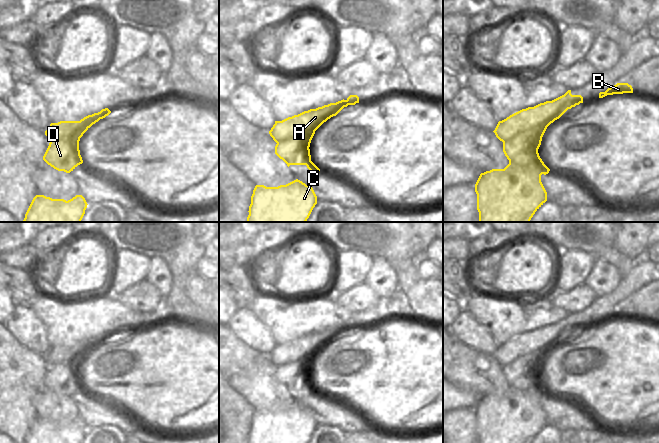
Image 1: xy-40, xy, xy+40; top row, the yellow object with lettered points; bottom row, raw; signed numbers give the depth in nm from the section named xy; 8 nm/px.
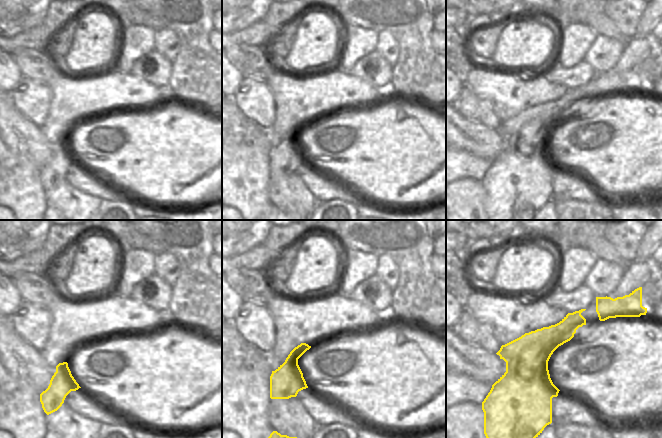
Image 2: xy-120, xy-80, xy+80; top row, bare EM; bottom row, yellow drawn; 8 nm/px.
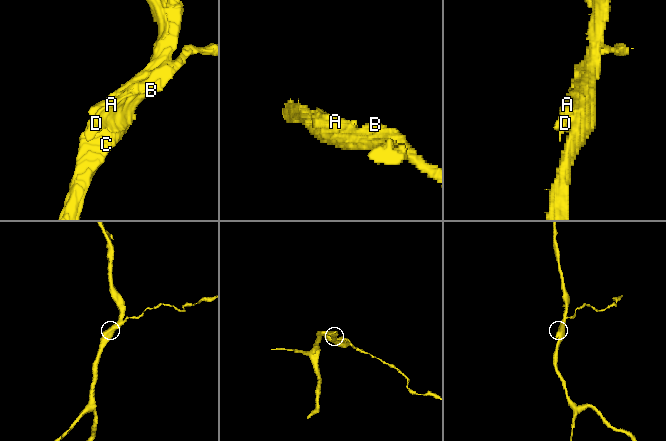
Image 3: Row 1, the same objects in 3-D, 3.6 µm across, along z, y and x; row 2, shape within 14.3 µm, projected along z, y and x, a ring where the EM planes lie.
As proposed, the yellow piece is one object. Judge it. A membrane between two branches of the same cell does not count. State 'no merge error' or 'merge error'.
merge error

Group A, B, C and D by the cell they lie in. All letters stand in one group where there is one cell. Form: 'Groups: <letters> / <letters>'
Groups: A B / C D.

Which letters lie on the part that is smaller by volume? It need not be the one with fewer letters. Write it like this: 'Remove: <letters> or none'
Remove: A, B.

